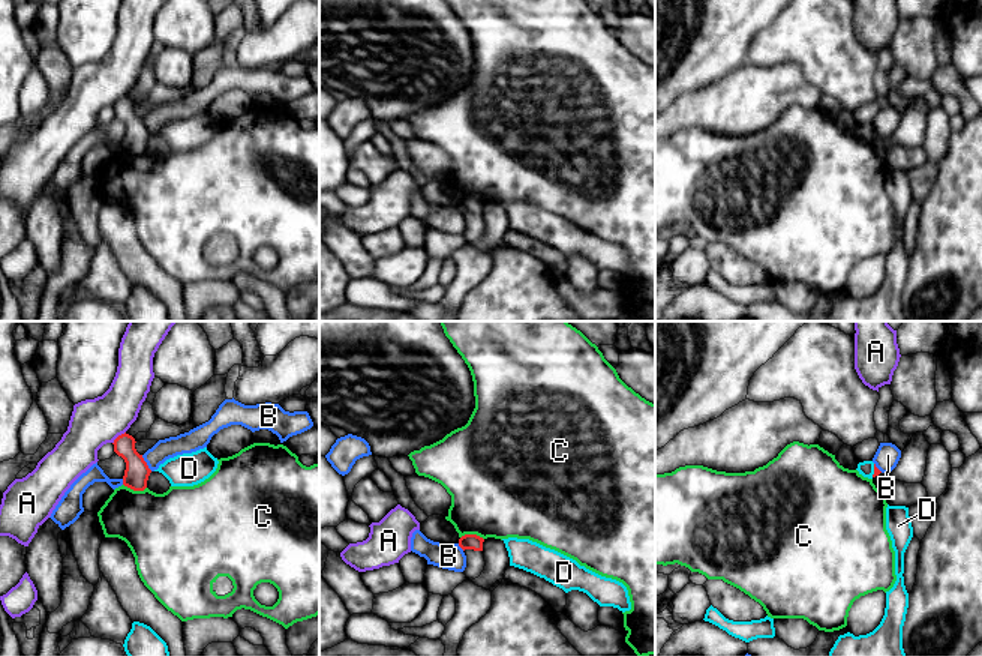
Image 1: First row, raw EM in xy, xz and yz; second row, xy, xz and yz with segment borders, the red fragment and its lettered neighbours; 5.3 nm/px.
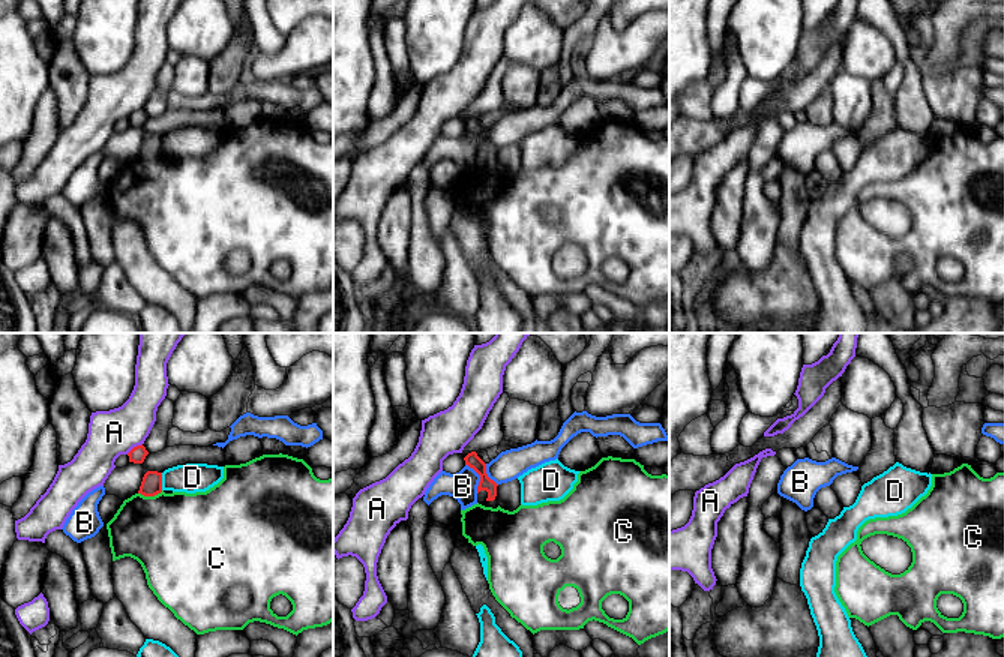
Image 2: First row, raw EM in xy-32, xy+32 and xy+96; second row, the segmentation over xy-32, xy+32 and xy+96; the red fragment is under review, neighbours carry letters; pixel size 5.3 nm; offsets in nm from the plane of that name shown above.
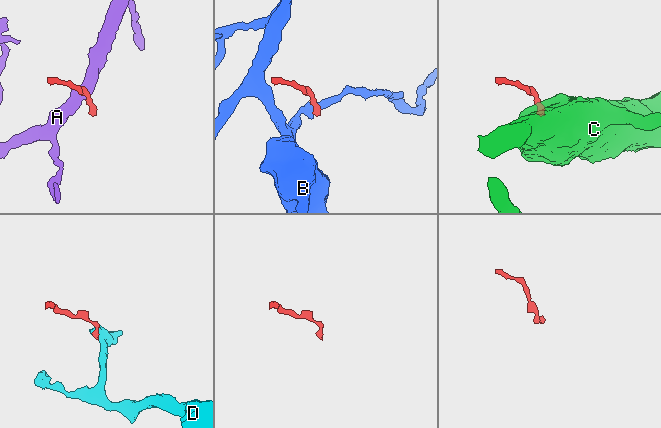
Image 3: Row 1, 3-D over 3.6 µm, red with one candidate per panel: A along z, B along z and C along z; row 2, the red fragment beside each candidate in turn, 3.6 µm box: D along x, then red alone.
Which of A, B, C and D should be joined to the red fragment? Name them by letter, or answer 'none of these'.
none of these

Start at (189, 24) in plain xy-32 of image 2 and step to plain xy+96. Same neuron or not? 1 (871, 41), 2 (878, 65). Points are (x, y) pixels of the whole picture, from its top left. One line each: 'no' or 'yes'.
1: yes
2: yes

